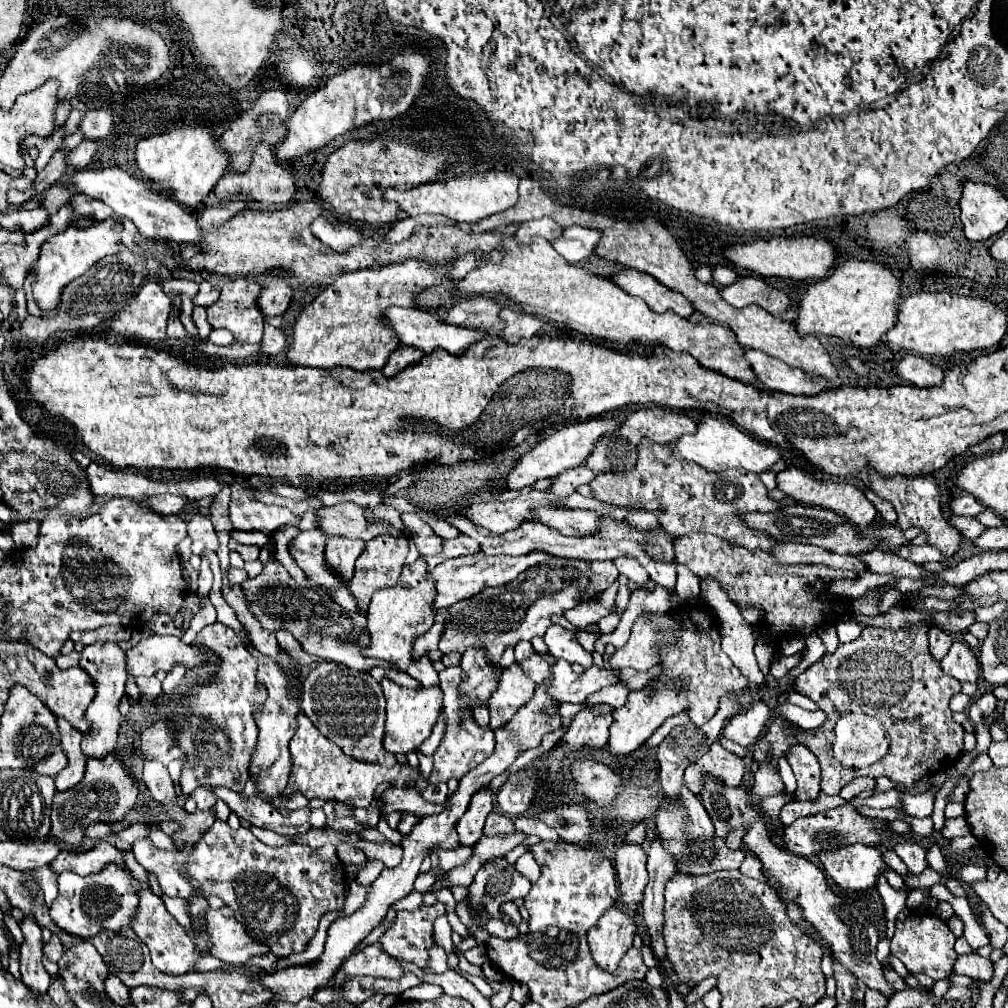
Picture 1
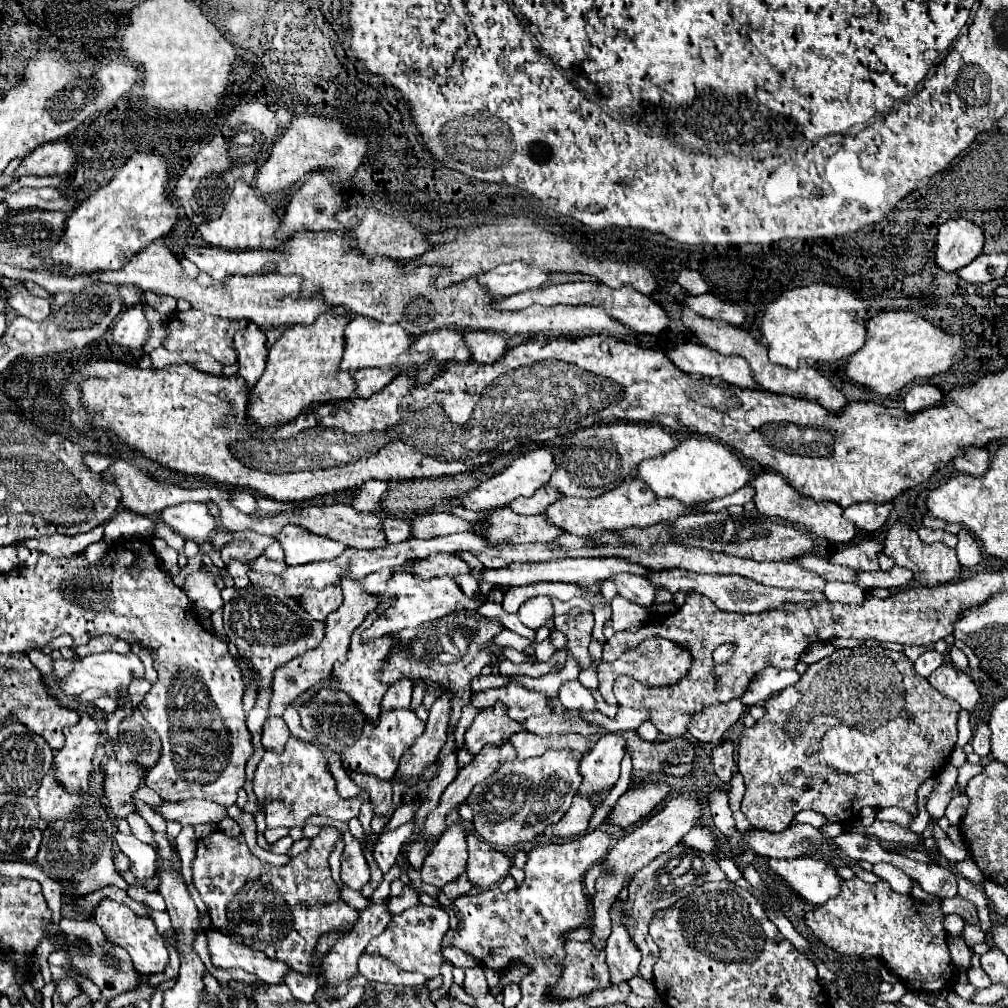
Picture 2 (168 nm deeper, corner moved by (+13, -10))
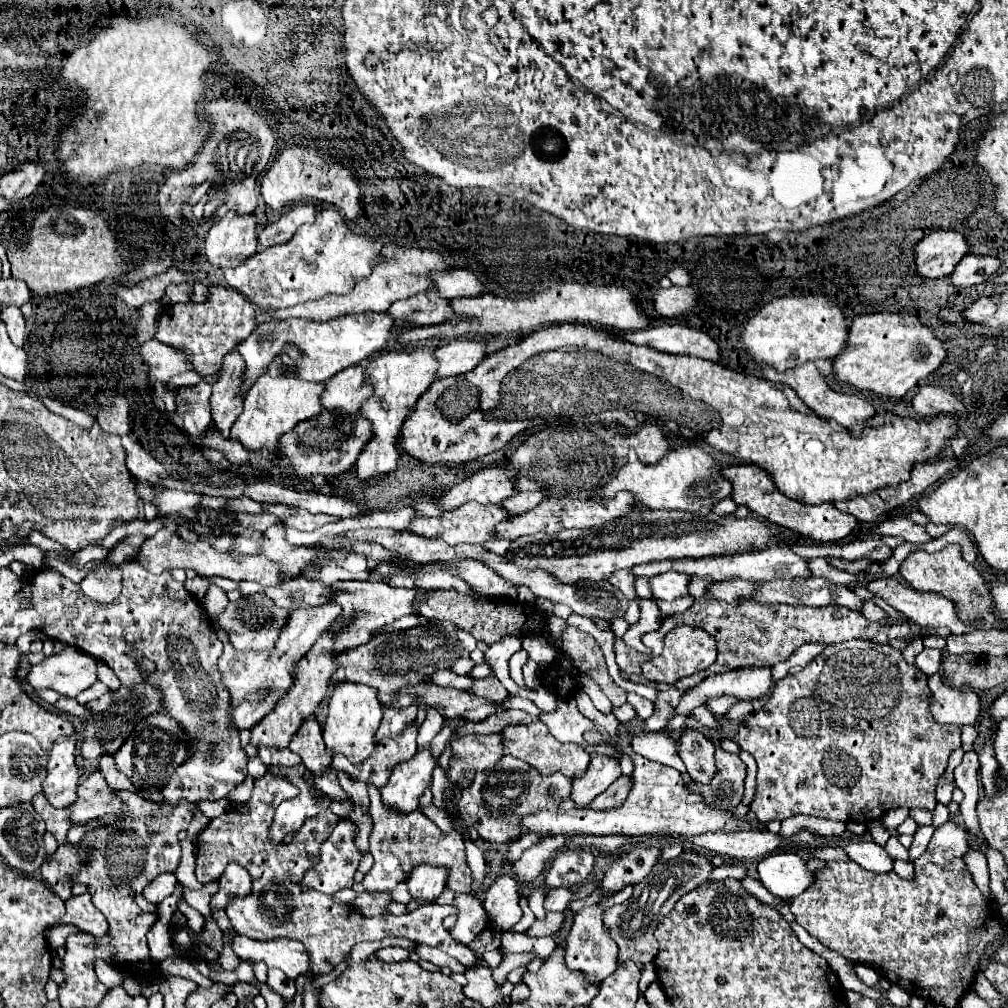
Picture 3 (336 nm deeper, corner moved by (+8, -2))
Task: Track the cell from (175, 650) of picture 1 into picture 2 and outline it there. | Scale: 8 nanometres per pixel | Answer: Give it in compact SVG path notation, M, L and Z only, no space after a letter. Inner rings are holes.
M133 652L91 654L75 664L71 676L63 678L63 690L71 696L79 696L87 688L111 692L129 688L131 680L135 678L143 678L143 664Z

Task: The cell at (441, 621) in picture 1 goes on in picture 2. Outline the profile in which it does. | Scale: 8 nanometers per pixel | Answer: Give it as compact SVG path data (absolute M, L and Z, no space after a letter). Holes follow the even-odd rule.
M399 678L397 682L393 682L383 698L383 704L381 708L383 710L389 710L389 708L409 708L411 704L411 690L413 690L413 684L409 678Z

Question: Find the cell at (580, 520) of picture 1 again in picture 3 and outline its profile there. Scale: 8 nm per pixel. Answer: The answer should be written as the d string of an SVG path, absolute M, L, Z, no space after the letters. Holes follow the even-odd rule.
M466 502L464 506L450 510L450 512L444 512L436 518L412 518L406 532L418 534L418 536L424 536L424 538L440 538L448 546L456 546L456 544L462 544L462 542L482 544L482 542L494 538L494 526L498 522L504 522L504 518L506 518L506 510L502 510L502 506L498 506L498 504Z

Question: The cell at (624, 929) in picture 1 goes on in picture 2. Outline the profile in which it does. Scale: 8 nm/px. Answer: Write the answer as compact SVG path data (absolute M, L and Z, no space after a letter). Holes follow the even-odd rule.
M567 940L565 952L567 956L563 960L563 976L553 990L555 996L575 998L611 984L603 948L595 948L591 942Z

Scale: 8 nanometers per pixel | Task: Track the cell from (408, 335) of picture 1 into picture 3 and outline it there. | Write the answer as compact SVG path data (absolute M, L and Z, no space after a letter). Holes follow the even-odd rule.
M362 312L362 314L340 316L326 322L308 320L308 318L288 318L288 320L268 320L264 324L258 324L256 330L236 346L236 352L246 362L246 372L242 374L242 394L246 394L248 388L254 384L254 380L266 372L268 364L276 356L282 360L282 366L292 370L298 378L306 382L326 382L336 372L348 366L356 366L358 362L380 352L388 342L392 322L394 320L388 314ZM288 344L294 346L302 354L302 358L292 360L286 354Z

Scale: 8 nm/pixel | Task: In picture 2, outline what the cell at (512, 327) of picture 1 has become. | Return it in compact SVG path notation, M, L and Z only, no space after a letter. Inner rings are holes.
M469 330L465 332L465 342L471 350L471 360L477 360L479 364L493 364L507 352L509 338L499 332Z

